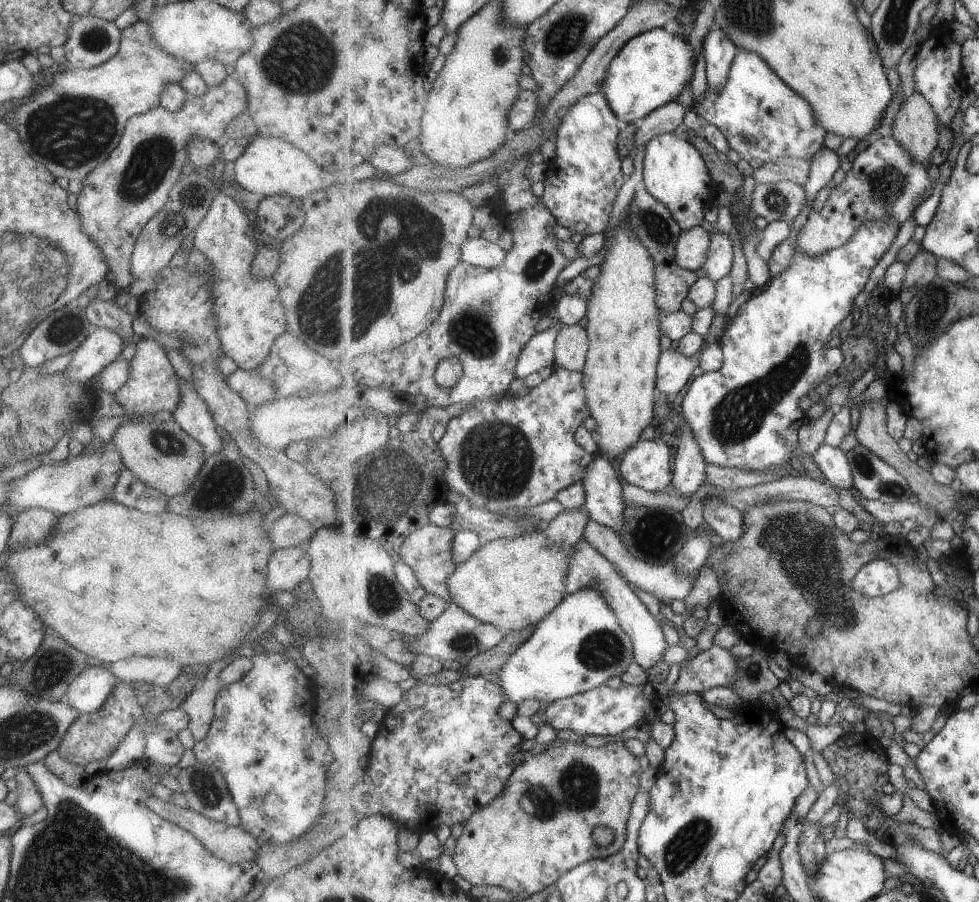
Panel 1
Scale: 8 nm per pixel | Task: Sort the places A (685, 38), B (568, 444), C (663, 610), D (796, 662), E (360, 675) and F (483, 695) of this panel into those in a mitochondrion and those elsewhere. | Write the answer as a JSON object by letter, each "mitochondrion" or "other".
{"A":"other","B":"other","C":"other","D":"other","E":"other","F":"other"}

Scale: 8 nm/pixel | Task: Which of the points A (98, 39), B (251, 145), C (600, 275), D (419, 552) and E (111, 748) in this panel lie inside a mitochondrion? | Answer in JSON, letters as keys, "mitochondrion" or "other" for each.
{"A":"mitochondrion","B":"other","C":"other","D":"other","E":"other"}

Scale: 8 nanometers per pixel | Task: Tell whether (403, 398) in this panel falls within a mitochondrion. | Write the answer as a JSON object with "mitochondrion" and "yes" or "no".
{"mitochondrion":"no"}

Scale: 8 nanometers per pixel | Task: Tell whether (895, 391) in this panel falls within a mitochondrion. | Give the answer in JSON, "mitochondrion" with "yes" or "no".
{"mitochondrion":"no"}

